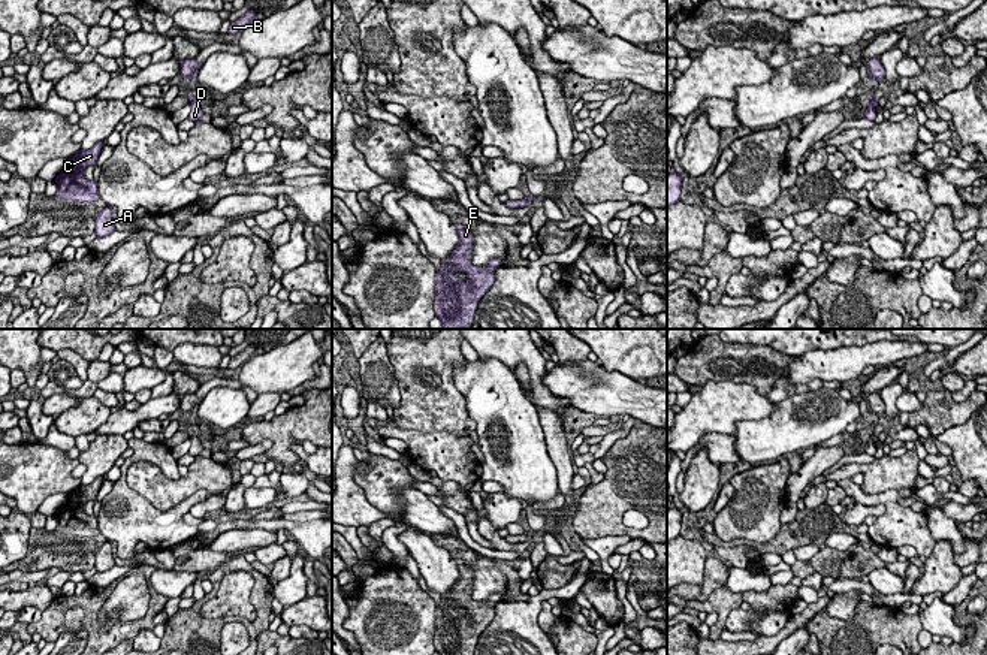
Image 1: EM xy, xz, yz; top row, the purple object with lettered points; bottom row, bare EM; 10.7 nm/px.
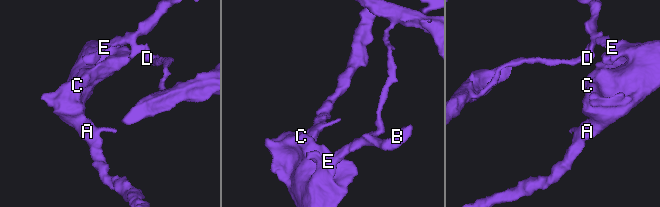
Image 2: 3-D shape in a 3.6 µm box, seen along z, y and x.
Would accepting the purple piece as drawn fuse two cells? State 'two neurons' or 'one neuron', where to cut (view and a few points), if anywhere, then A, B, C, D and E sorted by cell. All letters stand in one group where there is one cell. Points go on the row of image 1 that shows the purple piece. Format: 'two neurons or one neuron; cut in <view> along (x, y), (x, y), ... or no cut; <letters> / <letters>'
two neurons; cut in yz along (874, 99), (874, 108); A B C E / D

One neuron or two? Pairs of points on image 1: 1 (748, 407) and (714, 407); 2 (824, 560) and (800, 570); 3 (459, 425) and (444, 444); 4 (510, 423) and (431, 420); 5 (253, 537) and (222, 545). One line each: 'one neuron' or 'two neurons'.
1: one neuron
2: two neurons
3: two neurons
4: two neurons
5: one neuron

